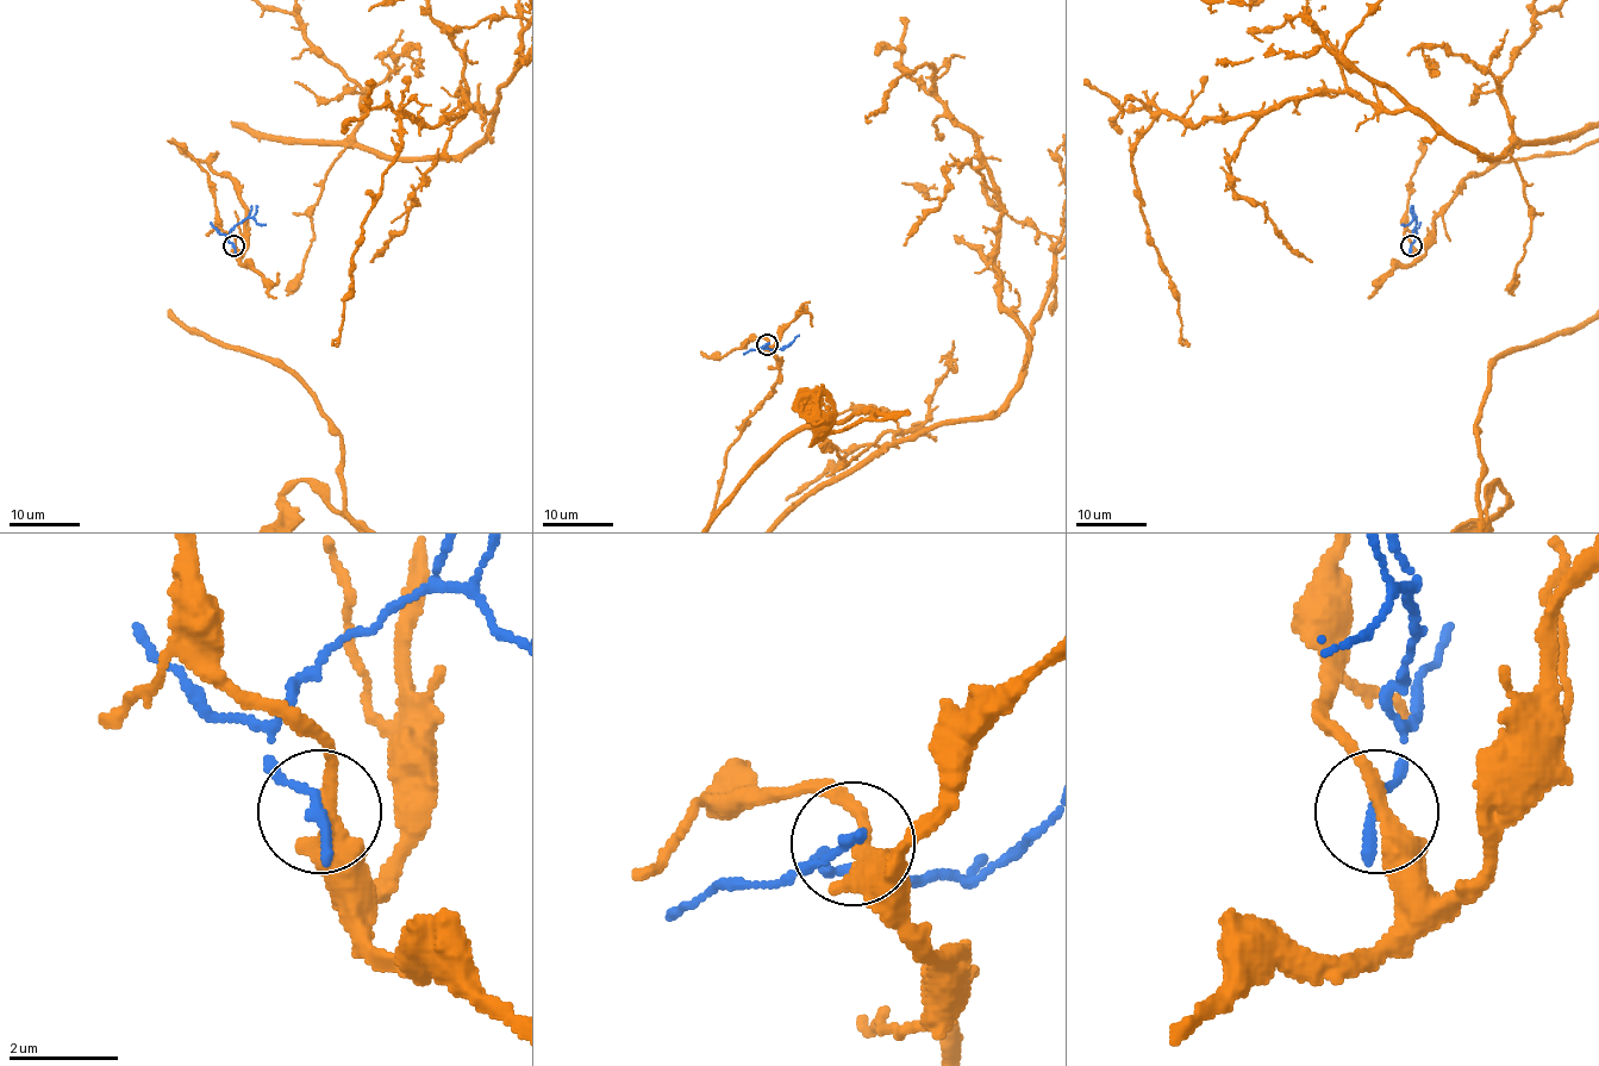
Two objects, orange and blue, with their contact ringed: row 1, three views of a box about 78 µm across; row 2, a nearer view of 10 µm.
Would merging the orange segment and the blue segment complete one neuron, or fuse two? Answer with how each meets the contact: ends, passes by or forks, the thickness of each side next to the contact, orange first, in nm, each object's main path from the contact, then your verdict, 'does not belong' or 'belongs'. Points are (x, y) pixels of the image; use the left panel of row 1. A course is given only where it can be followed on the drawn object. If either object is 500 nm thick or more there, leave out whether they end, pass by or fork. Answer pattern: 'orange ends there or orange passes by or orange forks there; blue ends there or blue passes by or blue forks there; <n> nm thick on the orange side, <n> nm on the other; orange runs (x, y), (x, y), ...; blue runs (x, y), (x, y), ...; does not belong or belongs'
orange passes by; blue ends there; 320 nm thick on the orange side, 220 nm on the other; blue runs (235, 247), (228, 234), (238, 224), (251, 218), (261, 225), (266, 224); does not belong

